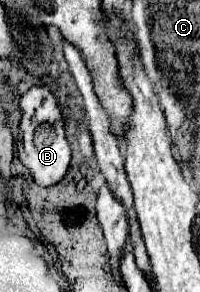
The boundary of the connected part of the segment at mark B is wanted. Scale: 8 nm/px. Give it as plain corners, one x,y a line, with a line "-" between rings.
33,86
20,99
22,119
20,119
20,131
18,131
18,157
22,165
32,173
34,181
40,187
50,187
62,181
68,163
70,163
70,145
64,137
64,125
62,115
56,105
53,93
42,86

